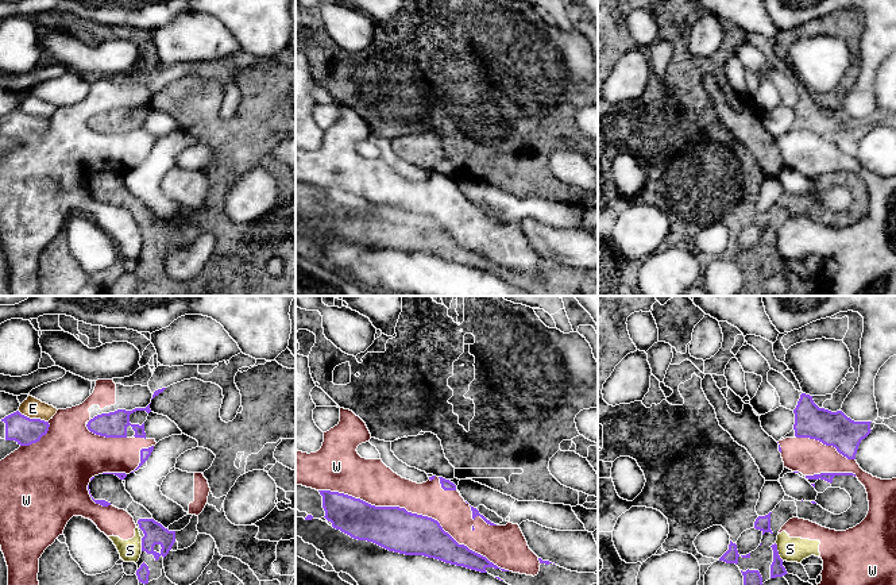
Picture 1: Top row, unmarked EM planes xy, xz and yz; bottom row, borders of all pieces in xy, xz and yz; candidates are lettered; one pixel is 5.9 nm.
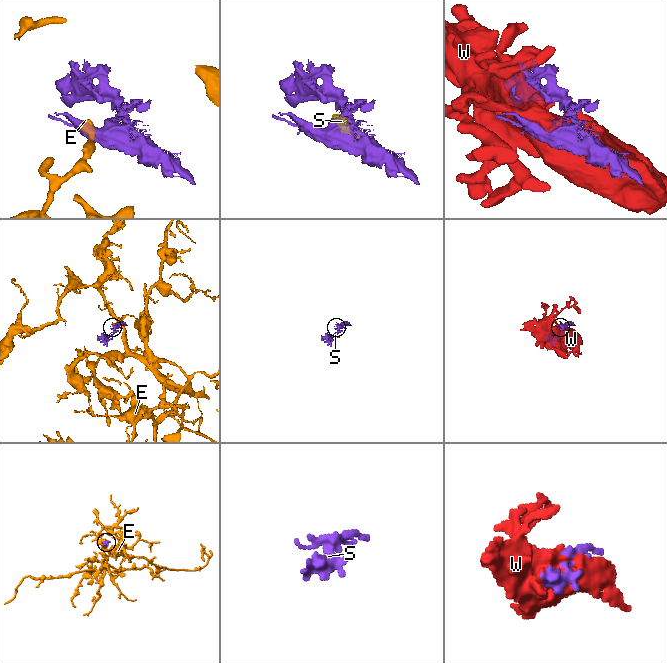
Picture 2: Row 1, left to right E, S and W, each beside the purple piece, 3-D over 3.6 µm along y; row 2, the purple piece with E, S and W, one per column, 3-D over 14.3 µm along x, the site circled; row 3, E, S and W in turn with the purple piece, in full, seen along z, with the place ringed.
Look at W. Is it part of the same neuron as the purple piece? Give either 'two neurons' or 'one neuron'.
two neurons

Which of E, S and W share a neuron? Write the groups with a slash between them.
E / S W

